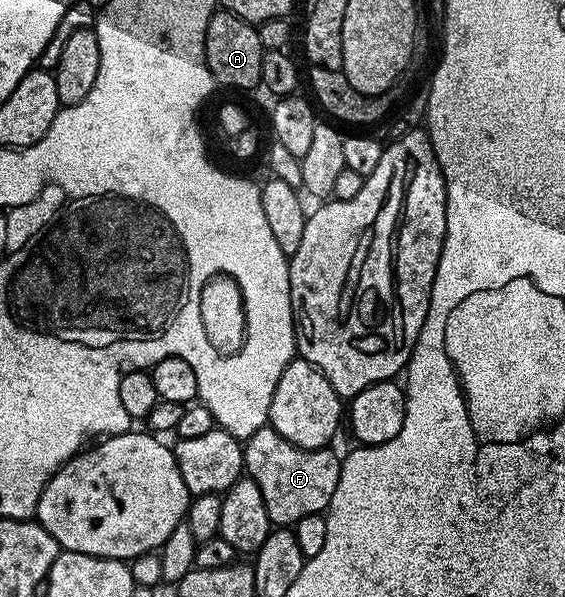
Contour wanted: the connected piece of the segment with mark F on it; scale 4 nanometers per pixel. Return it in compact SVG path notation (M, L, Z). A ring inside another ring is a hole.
M269 425L252 433L252 437L244 443L245 474L254 479L256 485L260 485L260 493L264 493L264 505L268 509L271 524L279 528L289 528L309 515L323 514L332 501L332 493L336 493L336 481L340 481L341 468L339 456L334 456L330 449L309 451L303 447L297 447L284 437L280 437L280 433L276 433Z

